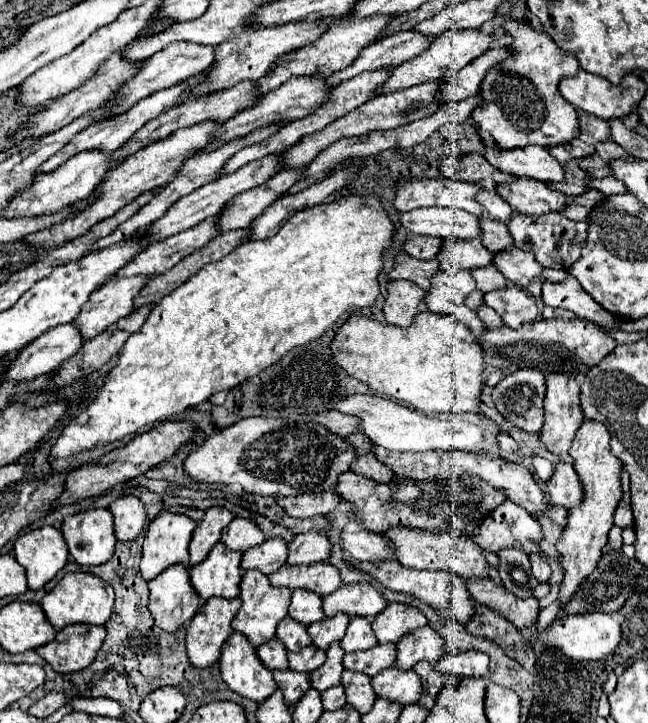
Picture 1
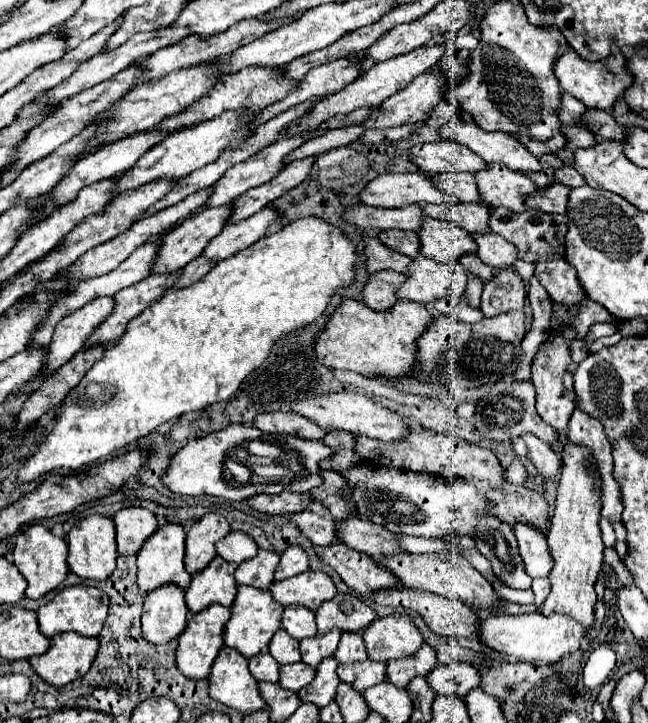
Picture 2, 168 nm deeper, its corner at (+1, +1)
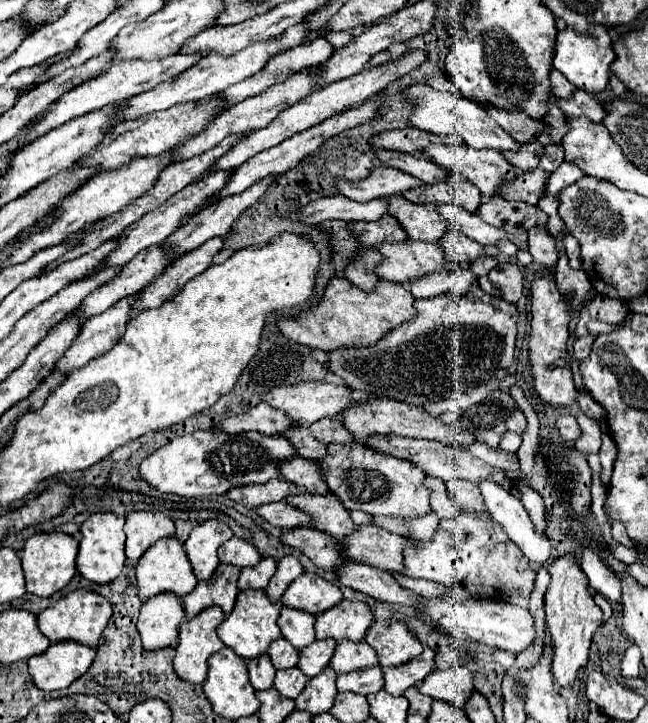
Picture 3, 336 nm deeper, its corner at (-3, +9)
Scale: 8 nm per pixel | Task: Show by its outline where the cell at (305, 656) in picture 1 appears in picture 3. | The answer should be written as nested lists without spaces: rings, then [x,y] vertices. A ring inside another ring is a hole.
[[[297,667],[279,669],[273,683],[273,687],[289,699],[295,699],[305,689],[305,685],[307,685],[307,677],[303,677],[303,673],[299,673]]]

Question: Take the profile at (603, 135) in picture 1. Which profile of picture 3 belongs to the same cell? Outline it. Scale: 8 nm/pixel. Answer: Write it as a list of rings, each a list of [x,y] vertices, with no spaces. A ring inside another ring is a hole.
[[[557,69],[551,71],[551,93],[557,97],[557,99],[567,99],[571,97],[571,93],[575,93],[575,85],[571,85],[563,73],[559,73]]]

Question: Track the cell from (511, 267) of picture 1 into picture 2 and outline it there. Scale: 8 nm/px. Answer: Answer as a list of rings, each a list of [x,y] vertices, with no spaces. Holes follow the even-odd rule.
[[[491,231],[489,233],[471,233],[471,237],[477,243],[479,259],[497,271],[511,267],[513,261],[517,259],[515,247]]]

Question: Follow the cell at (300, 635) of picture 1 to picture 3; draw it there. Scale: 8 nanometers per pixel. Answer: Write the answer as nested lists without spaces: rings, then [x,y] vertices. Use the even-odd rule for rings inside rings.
[[[285,637],[275,639],[269,645],[267,653],[269,653],[275,669],[289,669],[289,667],[295,667],[299,661],[299,649],[295,649]]]

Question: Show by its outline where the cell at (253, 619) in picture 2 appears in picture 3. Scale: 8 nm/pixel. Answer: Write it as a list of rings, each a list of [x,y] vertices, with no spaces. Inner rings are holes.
[[[245,589],[237,595],[237,603],[231,611],[231,615],[217,627],[217,635],[219,639],[235,649],[237,655],[241,655],[243,659],[249,659],[249,657],[259,657],[263,655],[269,645],[281,637],[279,633],[279,625],[277,625],[277,619],[279,619],[279,613],[283,609],[281,603],[273,603],[265,597],[267,593],[265,591],[259,591],[259,589]]]

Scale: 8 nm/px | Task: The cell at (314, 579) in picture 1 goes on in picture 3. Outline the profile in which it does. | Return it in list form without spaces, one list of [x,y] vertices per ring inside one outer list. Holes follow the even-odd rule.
[[[299,575],[295,583],[291,583],[283,597],[281,603],[285,607],[293,609],[305,609],[313,615],[337,605],[343,599],[339,587],[331,581],[325,581],[323,577],[313,577],[313,575]]]

